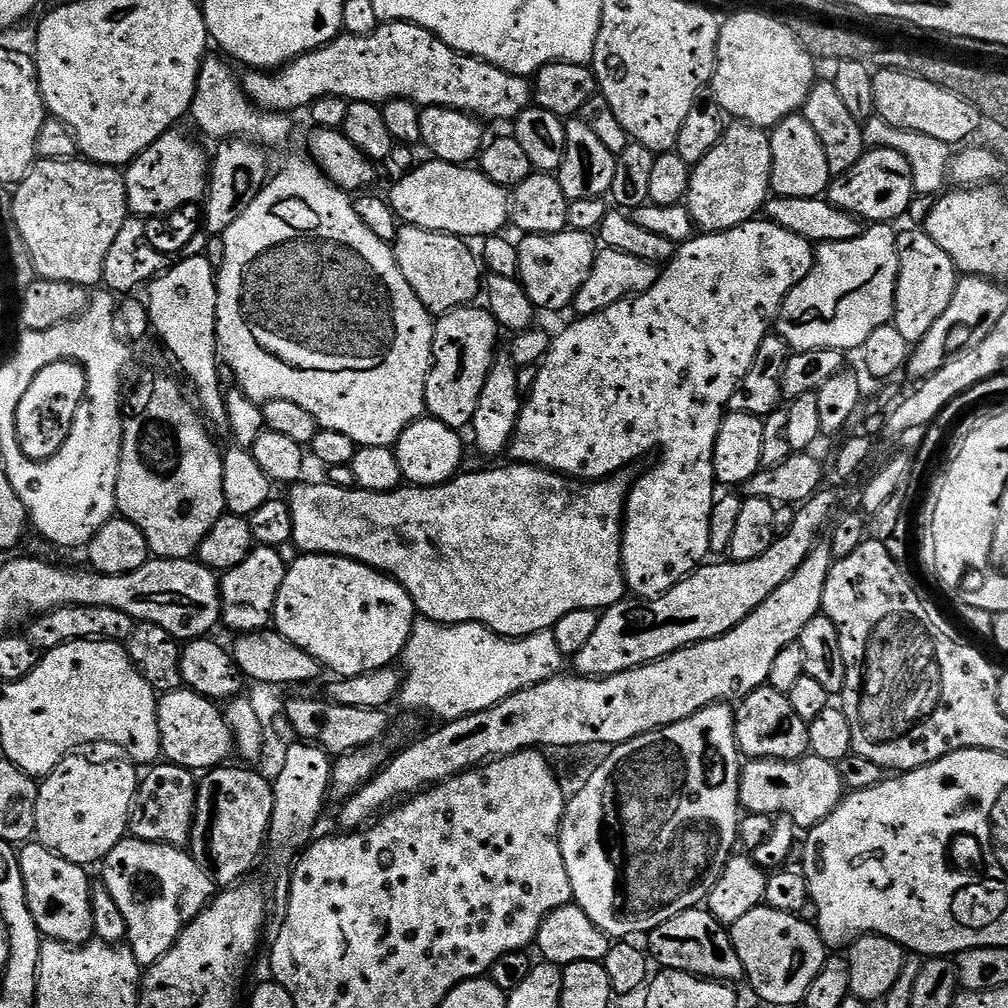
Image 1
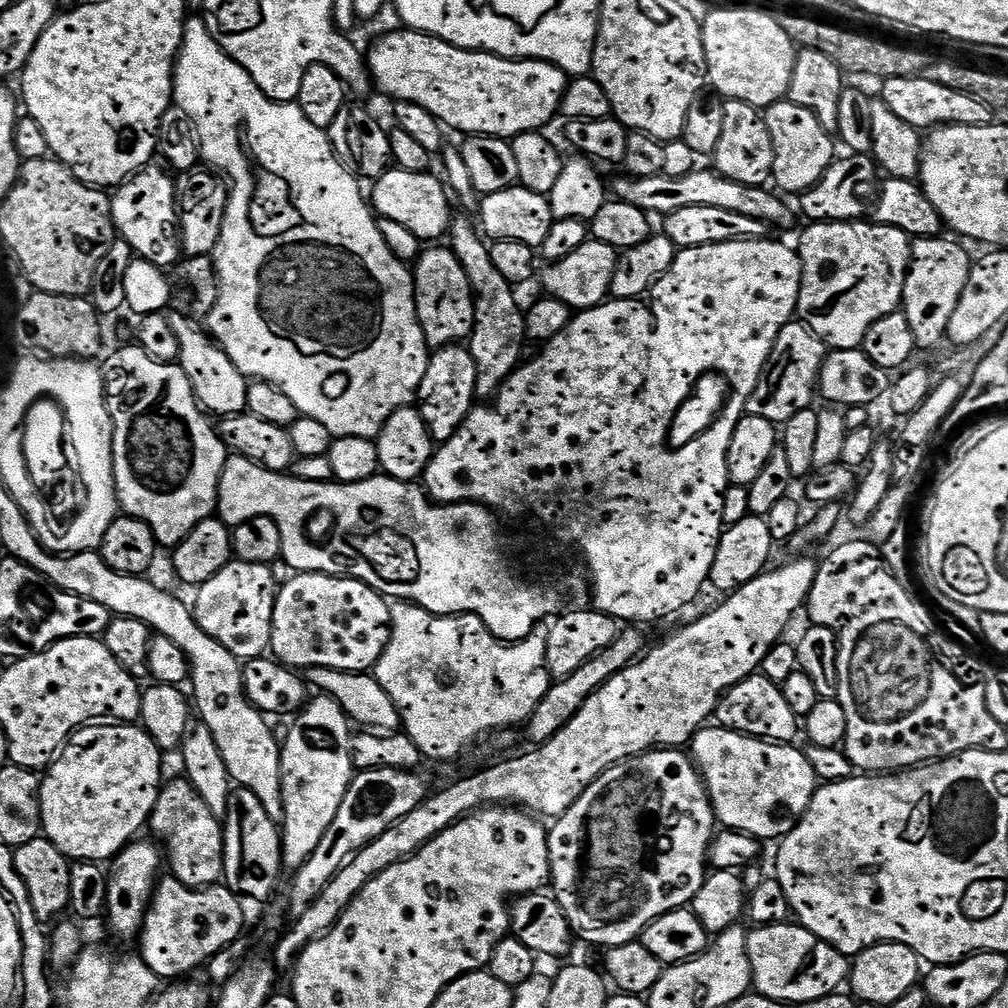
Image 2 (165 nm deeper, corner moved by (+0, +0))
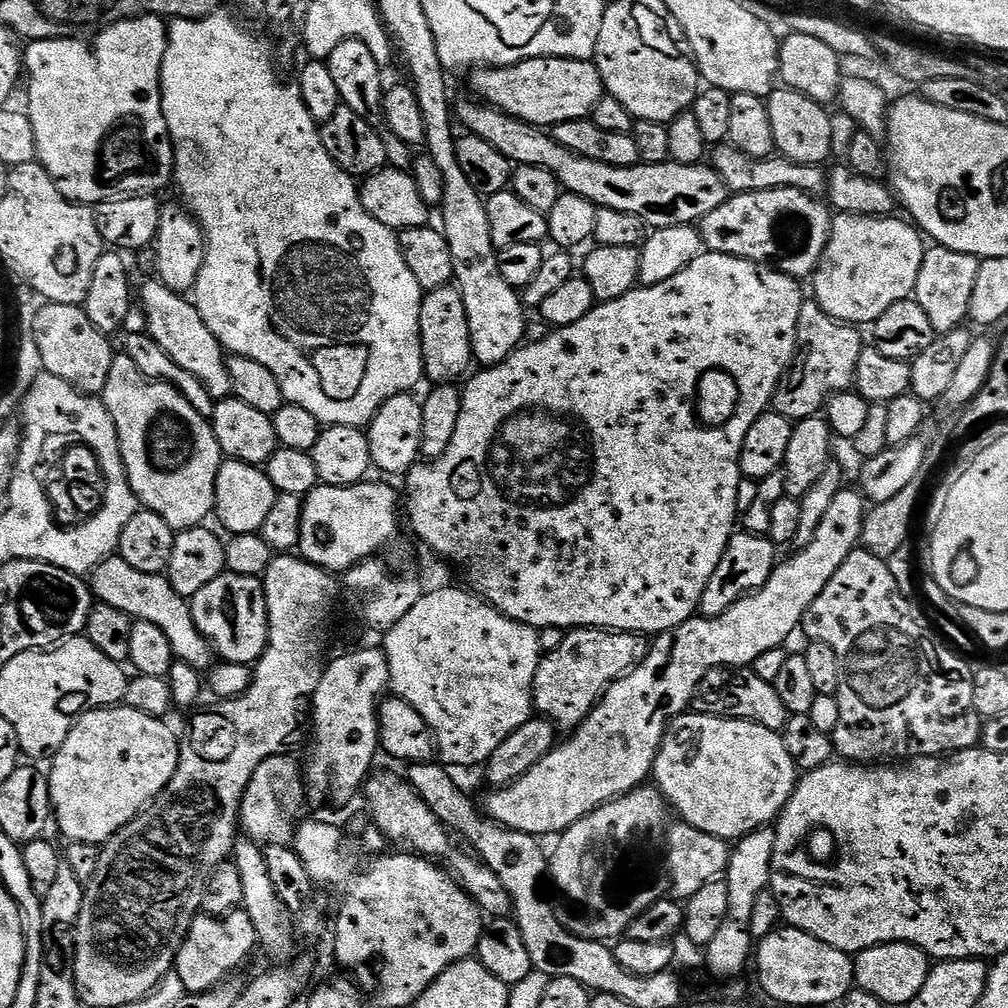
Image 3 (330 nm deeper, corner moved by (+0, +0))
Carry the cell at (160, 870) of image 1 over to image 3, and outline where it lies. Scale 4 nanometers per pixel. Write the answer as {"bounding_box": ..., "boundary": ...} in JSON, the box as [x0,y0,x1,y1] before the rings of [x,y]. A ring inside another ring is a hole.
{"bounding_box":[174,910,258,993],"boundary":[[[242,910],[231,912],[226,917],[205,916],[196,917],[190,926],[186,938],[176,955],[174,971],[182,978],[185,993],[209,992],[212,988],[225,983],[235,968],[240,968],[248,960],[252,951],[257,951],[258,941],[254,922],[250,922],[250,914]]]}

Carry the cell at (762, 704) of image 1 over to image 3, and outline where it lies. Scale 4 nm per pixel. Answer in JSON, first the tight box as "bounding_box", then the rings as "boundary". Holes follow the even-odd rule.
{"bounding_box":[694,667,789,733],"boundary":[[[751,667],[711,668],[696,688],[694,704],[705,716],[724,716],[727,720],[745,720],[758,726],[766,726],[766,730],[783,733],[789,712],[782,706],[782,698],[778,698],[775,684],[758,678]]]}

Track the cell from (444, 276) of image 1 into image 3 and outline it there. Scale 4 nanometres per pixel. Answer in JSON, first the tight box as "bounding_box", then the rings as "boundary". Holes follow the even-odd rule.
{"bounding_box":[420,286,473,385],"boundary":[[[449,286],[424,293],[420,307],[420,341],[424,374],[429,381],[433,380],[433,385],[452,384],[468,367],[473,367],[470,318],[466,314],[466,302],[462,302],[459,288]]]}

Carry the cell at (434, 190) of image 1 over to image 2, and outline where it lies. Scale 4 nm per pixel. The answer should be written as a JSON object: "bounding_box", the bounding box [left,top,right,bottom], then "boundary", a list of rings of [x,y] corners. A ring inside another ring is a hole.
{"bounding_box":[370,166,454,242],"boundary":[[[395,166],[389,167],[370,188],[370,204],[377,217],[385,216],[390,222],[406,226],[422,242],[436,242],[440,235],[447,233],[454,219],[453,201],[445,181],[432,176],[431,171],[411,172]],[[448,198],[450,201],[448,201]]]}

